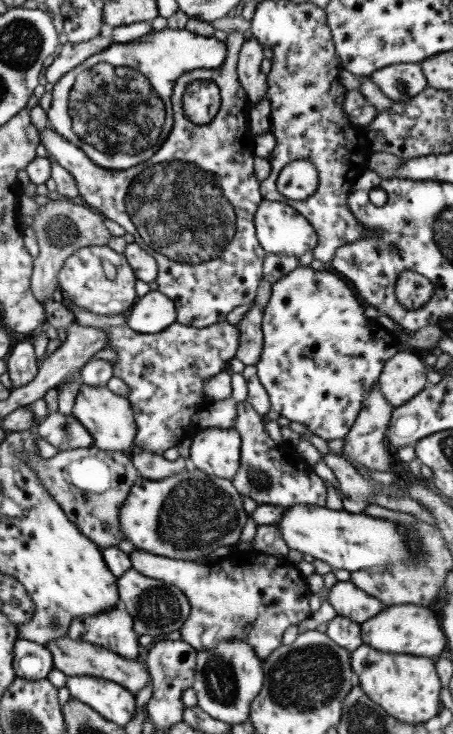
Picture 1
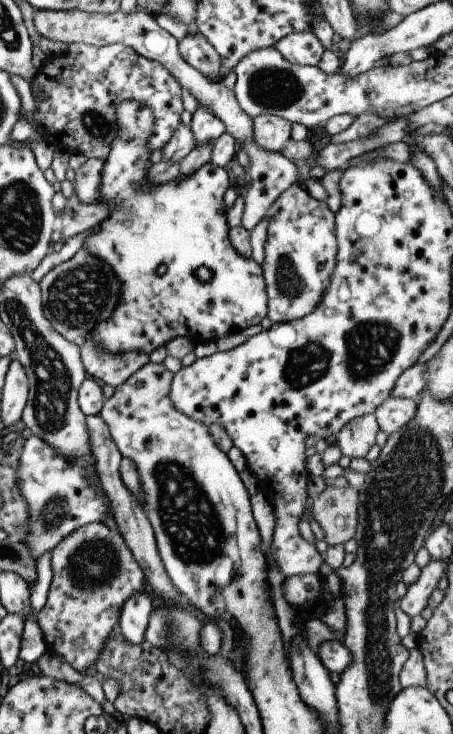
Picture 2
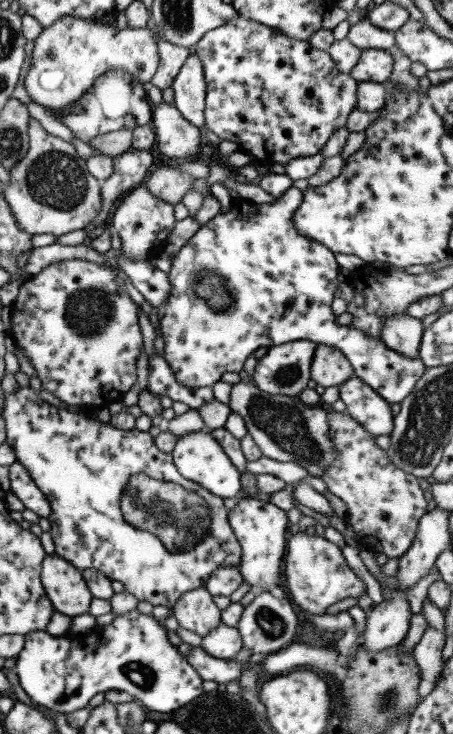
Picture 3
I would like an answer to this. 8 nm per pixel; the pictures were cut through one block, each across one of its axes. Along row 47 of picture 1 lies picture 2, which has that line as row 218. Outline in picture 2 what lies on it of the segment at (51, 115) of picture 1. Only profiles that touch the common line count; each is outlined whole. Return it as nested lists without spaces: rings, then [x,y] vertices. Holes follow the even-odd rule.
[[[125,100],[121,104],[117,104],[115,108],[115,122],[117,122],[117,136],[111,140],[109,144],[109,150],[105,160],[102,162],[103,166],[101,172],[99,172],[99,200],[97,204],[105,204],[109,214],[107,214],[107,220],[101,220],[93,234],[91,236],[85,236],[85,242],[83,242],[83,248],[89,250],[91,256],[95,256],[97,260],[101,260],[102,263],[107,264],[113,274],[117,276],[119,284],[121,284],[121,290],[119,290],[119,300],[117,300],[117,306],[113,309],[113,312],[107,320],[99,322],[84,340],[95,340],[105,352],[109,354],[123,354],[123,352],[143,352],[143,354],[151,354],[153,350],[165,346],[169,340],[172,340],[176,337],[185,337],[189,338],[194,344],[199,342],[216,342],[216,339],[222,338],[222,336],[229,336],[233,332],[238,332],[243,330],[243,328],[249,328],[253,324],[259,324],[261,319],[266,316],[267,307],[266,307],[266,292],[264,288],[264,280],[262,275],[262,270],[259,264],[255,263],[250,257],[241,256],[237,254],[234,248],[229,244],[228,240],[228,229],[229,222],[225,218],[225,206],[223,204],[223,193],[229,186],[232,185],[231,180],[228,179],[227,170],[224,168],[219,168],[215,164],[211,164],[210,161],[205,162],[203,166],[199,166],[191,176],[183,178],[183,180],[169,180],[169,182],[163,182],[163,184],[157,184],[157,186],[151,186],[147,182],[147,163],[149,162],[149,150],[147,150],[147,138],[149,134],[153,132],[153,114],[147,106],[143,106],[141,102],[137,100]],[[159,264],[165,264],[165,274],[159,278],[155,276],[155,266]],[[200,266],[205,266],[210,272],[210,277],[207,281],[200,281],[196,274],[195,270]]]

